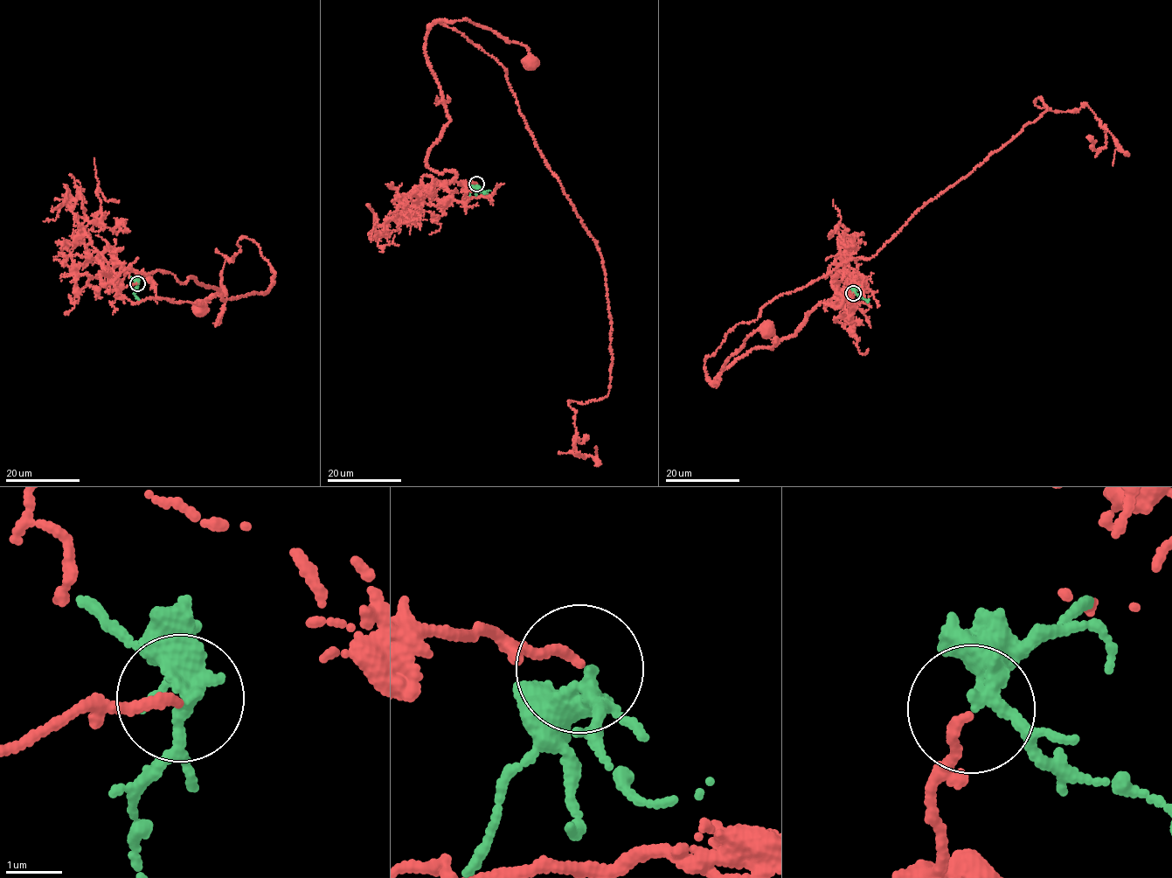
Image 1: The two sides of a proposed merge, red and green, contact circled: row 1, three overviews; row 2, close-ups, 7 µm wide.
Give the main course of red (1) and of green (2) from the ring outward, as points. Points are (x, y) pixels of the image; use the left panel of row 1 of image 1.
1: (137, 283), (109, 290), (100, 277), (116, 277), (97, 257), (103, 284), (134, 303), (198, 310)
2: (137, 283), (134, 293), (141, 303)

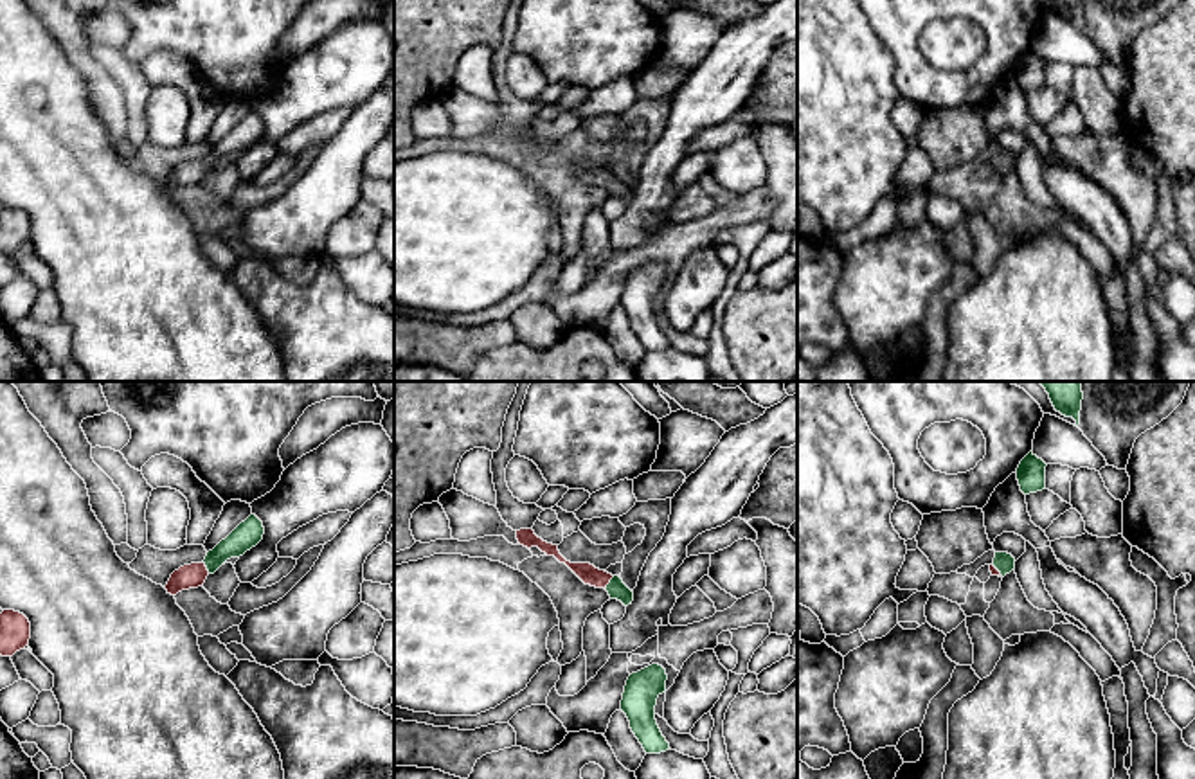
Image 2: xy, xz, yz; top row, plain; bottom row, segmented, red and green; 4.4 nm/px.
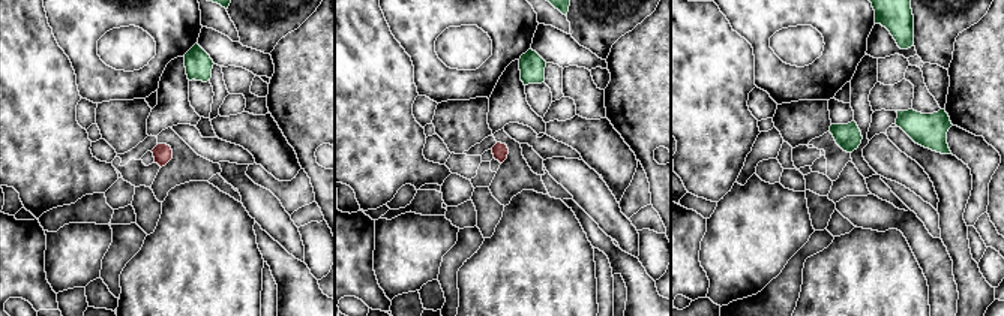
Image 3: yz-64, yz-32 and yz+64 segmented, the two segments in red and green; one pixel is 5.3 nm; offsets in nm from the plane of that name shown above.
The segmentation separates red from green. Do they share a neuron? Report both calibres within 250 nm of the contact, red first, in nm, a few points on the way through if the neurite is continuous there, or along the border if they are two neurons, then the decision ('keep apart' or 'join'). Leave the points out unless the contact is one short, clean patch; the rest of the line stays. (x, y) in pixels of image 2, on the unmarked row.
calibres 90 and 90 nm; way xz (589, 171), (609, 179), (616, 186); join

